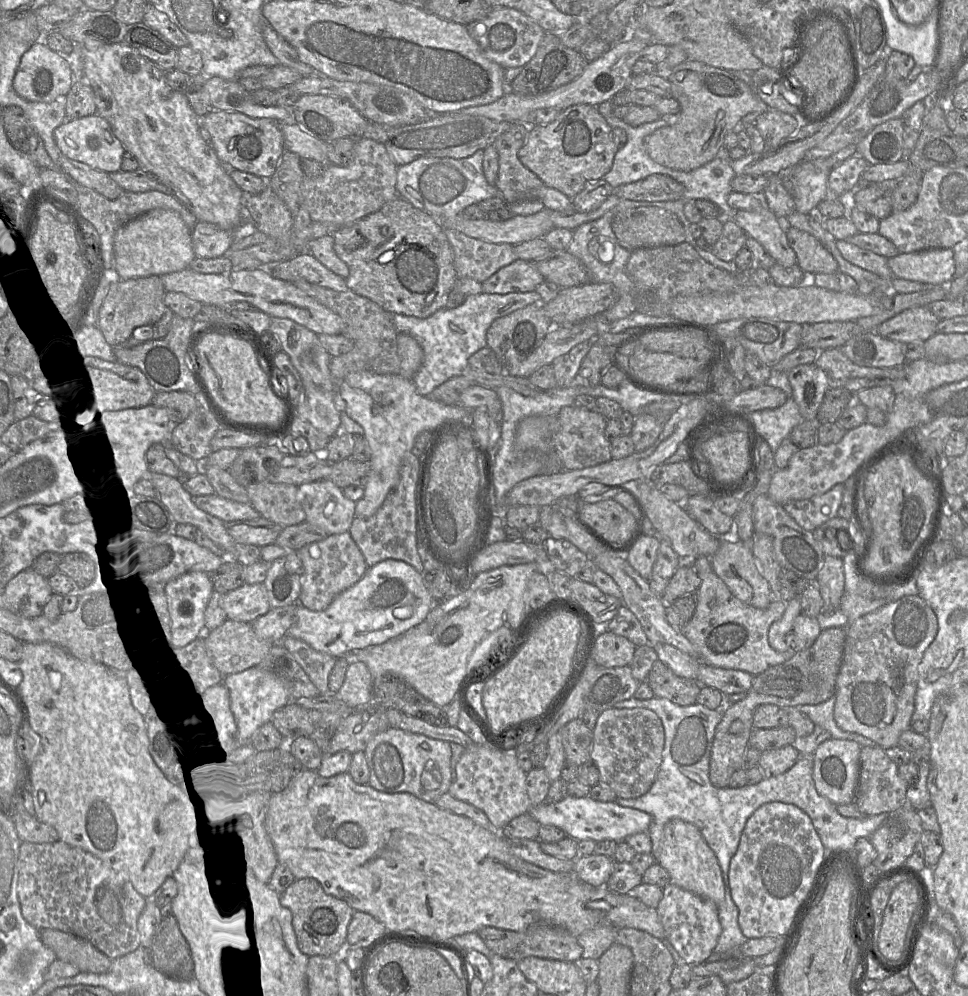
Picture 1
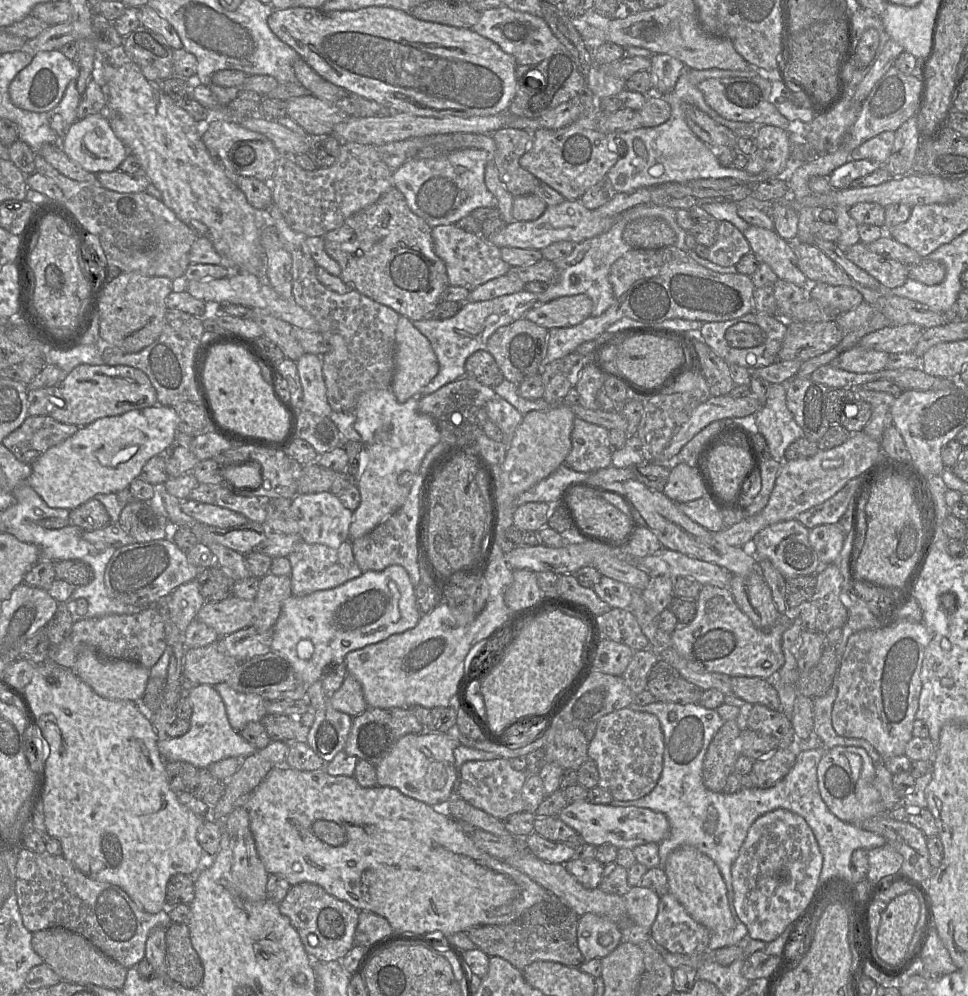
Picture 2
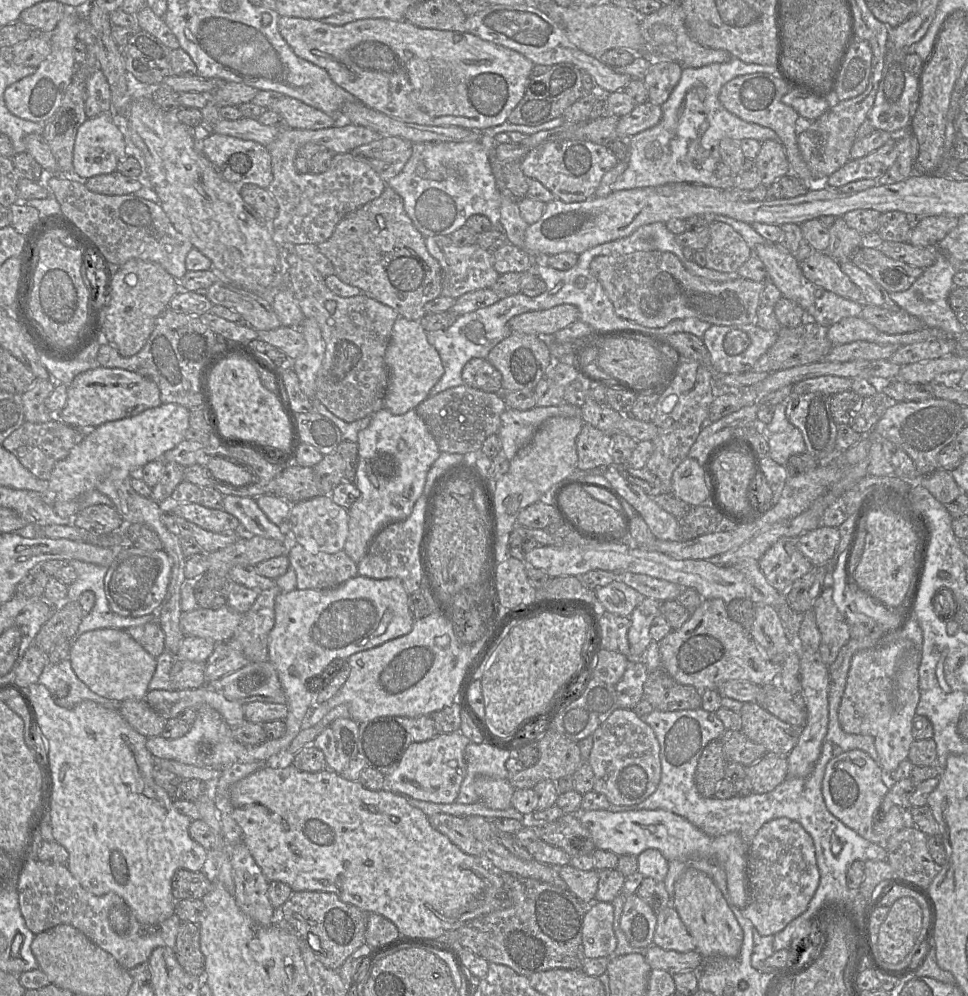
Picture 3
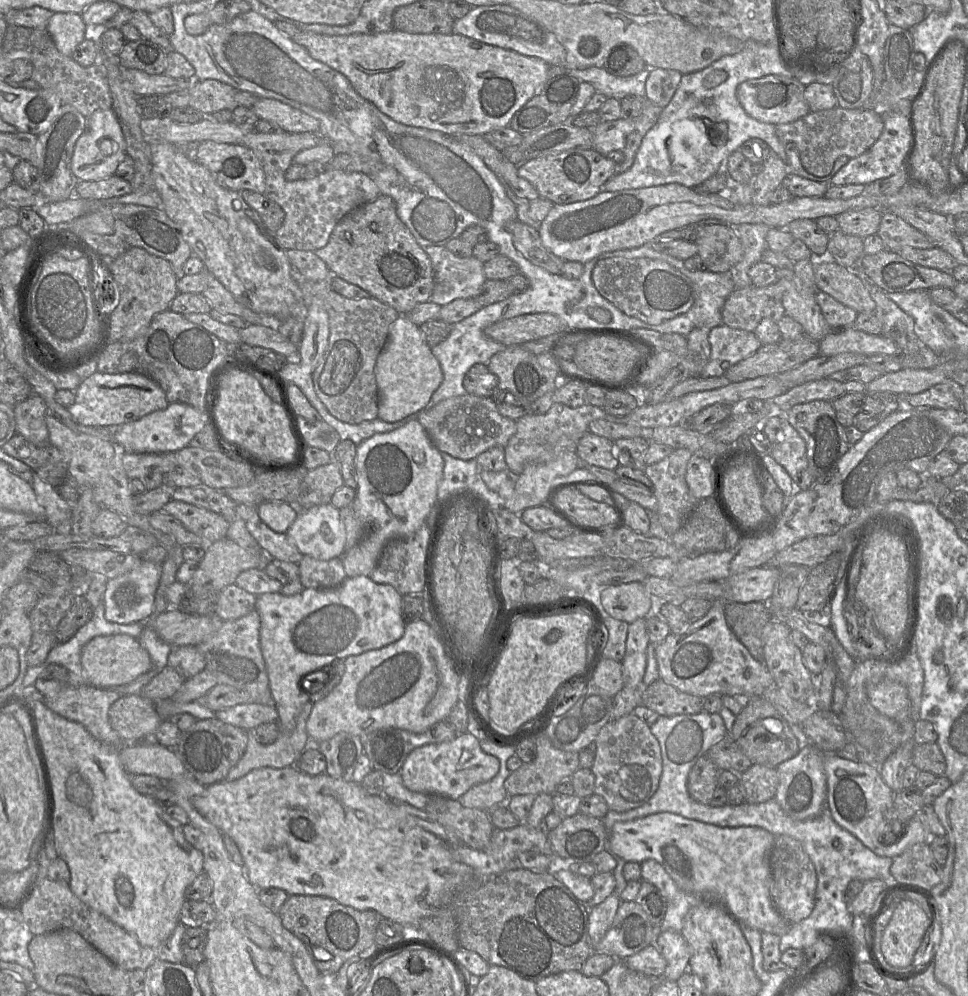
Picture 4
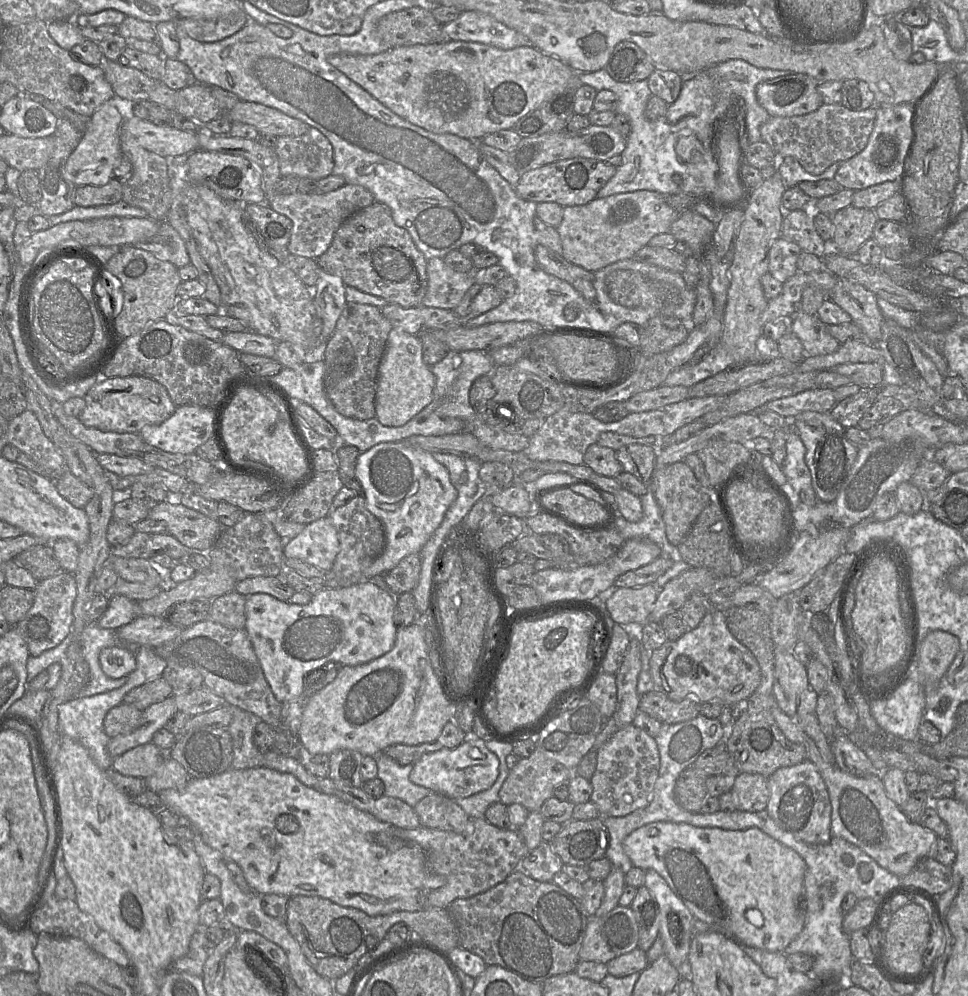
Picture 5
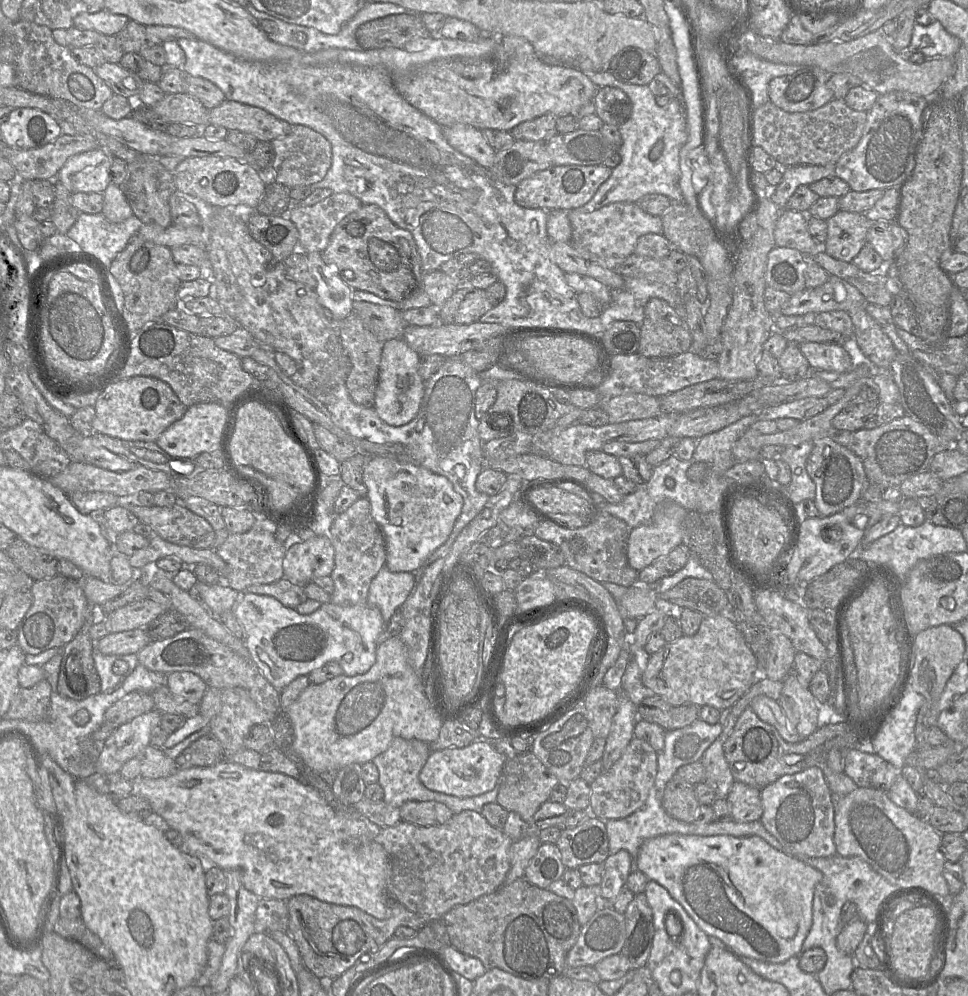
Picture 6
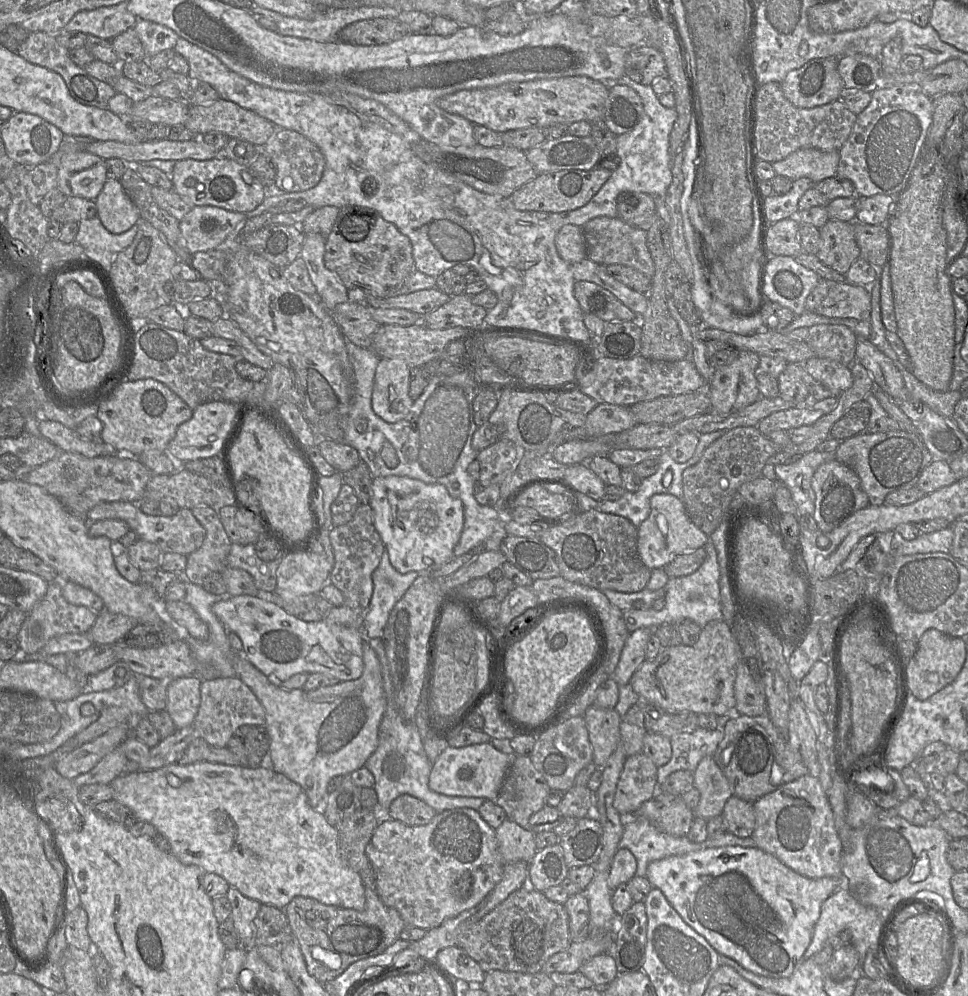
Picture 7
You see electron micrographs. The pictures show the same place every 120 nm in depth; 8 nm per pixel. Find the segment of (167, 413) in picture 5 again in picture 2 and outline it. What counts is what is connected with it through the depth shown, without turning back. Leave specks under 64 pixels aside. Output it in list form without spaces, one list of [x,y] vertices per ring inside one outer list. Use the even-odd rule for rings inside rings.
[[[81,364],[60,381],[62,402],[50,407],[49,416],[54,420],[86,426],[103,417],[118,416],[131,410],[139,410],[158,404],[157,393],[148,376],[130,366]]]

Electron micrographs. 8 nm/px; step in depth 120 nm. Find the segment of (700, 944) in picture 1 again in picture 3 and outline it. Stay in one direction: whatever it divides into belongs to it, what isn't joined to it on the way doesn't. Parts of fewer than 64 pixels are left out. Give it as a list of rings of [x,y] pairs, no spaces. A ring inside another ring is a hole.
[[[673,901],[657,913],[653,943],[665,950],[677,952],[696,950],[695,941],[673,906]]]

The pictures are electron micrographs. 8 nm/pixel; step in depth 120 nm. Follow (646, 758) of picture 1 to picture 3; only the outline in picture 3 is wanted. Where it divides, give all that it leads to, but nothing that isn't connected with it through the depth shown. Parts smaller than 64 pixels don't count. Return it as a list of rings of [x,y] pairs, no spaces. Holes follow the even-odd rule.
[[[617,708],[594,731],[593,746],[588,758],[595,783],[593,790],[606,796],[612,805],[635,805],[646,800],[655,792],[661,778],[660,745],[652,728],[632,709]]]

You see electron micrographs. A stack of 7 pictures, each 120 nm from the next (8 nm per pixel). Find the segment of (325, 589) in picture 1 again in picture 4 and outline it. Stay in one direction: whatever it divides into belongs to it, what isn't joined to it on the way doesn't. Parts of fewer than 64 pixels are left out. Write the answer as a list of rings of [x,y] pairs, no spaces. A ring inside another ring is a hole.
[[[304,555],[299,566],[299,581],[304,588],[330,589],[347,579],[341,557],[328,561]]]

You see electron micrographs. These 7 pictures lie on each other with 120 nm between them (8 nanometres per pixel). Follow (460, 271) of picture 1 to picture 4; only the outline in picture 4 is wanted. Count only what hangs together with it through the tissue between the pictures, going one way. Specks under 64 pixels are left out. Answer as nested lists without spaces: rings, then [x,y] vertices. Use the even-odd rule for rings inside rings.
[[[446,246],[422,247],[429,256],[434,275],[434,289],[429,301],[441,306],[446,305],[456,299],[475,298],[481,287],[487,280],[483,263],[471,257],[457,257]]]

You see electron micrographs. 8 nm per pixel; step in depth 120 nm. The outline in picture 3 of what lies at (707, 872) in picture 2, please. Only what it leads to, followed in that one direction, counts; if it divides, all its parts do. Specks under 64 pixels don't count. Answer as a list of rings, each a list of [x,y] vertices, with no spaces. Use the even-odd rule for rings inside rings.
[[[688,867],[675,884],[673,906],[695,941],[696,950],[704,959],[714,955],[737,957],[743,942],[743,930],[713,879]]]

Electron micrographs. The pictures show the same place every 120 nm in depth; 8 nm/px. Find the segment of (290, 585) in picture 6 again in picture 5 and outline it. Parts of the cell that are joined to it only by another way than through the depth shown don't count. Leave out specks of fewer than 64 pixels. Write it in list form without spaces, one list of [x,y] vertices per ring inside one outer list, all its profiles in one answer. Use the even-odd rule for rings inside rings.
[[[257,576],[247,578],[237,582],[234,590],[244,596],[256,593],[265,593],[284,602],[289,602],[290,598],[296,592],[290,585],[287,584],[282,576]]]

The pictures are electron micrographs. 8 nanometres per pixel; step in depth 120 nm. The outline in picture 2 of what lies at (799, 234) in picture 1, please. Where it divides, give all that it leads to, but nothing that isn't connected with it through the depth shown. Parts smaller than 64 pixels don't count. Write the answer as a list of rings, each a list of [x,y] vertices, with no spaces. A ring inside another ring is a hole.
[[[794,242],[793,248],[798,267],[809,280],[832,286],[853,285],[853,279],[813,244]]]

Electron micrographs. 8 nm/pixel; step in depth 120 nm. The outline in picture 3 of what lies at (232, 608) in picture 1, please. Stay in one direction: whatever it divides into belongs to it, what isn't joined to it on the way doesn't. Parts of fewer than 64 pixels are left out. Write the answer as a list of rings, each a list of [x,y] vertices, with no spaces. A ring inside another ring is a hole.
[[[228,605],[218,609],[197,607],[181,613],[180,628],[184,636],[205,638],[215,643],[227,642],[234,635],[242,616]]]

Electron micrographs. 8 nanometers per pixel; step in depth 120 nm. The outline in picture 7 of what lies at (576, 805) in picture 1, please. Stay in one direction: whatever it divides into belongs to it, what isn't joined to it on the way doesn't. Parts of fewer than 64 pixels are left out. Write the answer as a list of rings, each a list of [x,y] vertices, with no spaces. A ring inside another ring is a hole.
[[[742,846],[707,848],[680,856],[670,856],[652,861],[647,867],[646,877],[653,887],[663,892],[668,902],[677,911],[684,922],[703,936],[719,954],[735,960],[746,970],[770,978],[786,978],[793,973],[795,967],[803,961],[803,955],[812,941],[813,930],[820,917],[822,904],[839,887],[847,887],[847,878],[843,874],[841,877],[807,878],[786,866],[775,856],[758,847]]]

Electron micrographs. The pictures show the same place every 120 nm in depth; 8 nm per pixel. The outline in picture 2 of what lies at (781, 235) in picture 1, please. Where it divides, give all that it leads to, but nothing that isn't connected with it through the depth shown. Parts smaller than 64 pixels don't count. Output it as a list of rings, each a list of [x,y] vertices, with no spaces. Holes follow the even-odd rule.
[[[750,225],[743,232],[751,252],[760,262],[764,262],[777,275],[778,279],[804,287],[806,276],[798,267],[793,243],[782,239],[775,230],[767,230]]]

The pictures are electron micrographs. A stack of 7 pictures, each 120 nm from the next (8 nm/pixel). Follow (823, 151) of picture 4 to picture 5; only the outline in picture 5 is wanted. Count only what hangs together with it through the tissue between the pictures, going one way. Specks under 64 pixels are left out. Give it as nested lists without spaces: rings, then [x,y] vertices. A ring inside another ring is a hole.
[[[822,104],[817,110],[792,117],[770,116],[760,133],[777,158],[793,157],[810,174],[823,173],[835,162],[844,162],[867,145],[876,119],[876,107],[852,111],[842,104]]]

